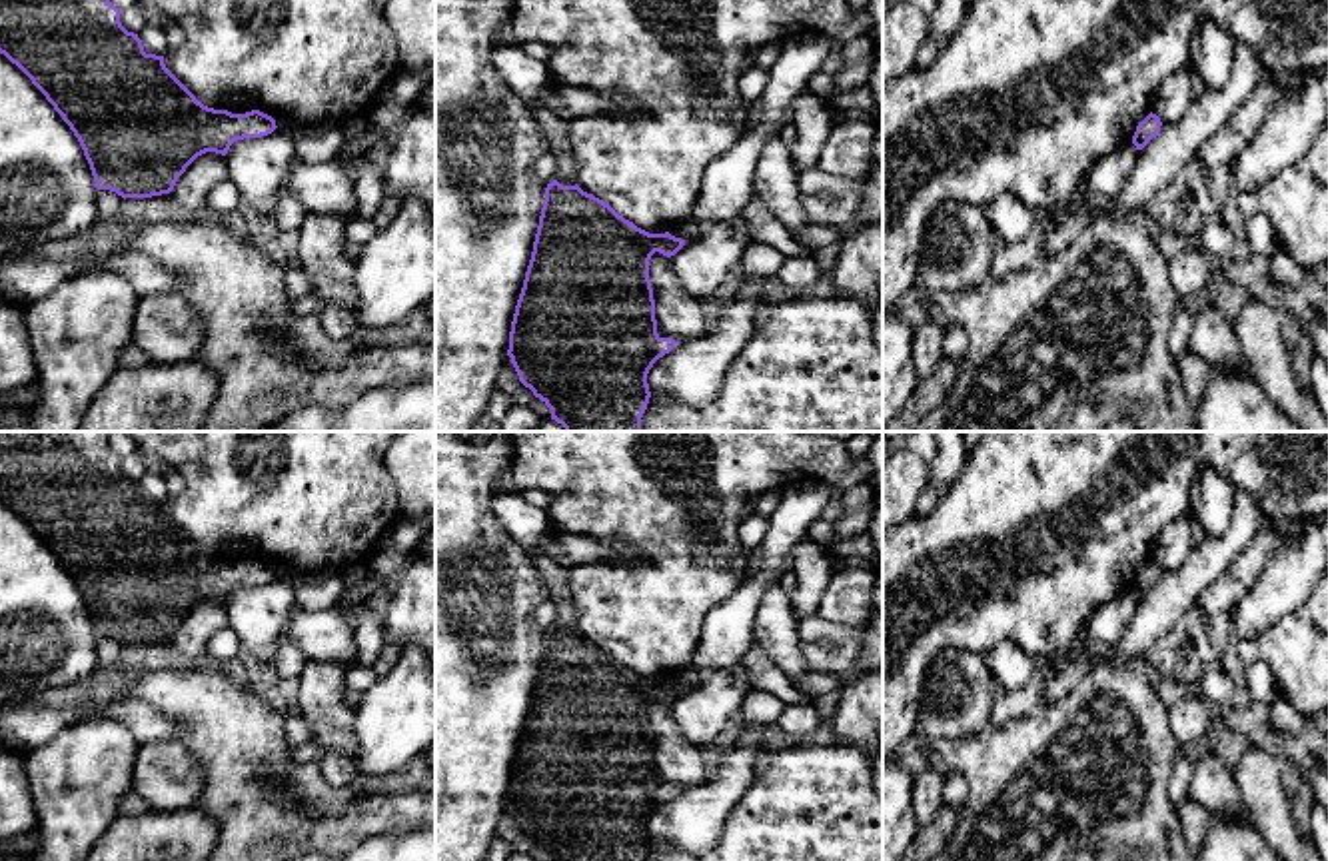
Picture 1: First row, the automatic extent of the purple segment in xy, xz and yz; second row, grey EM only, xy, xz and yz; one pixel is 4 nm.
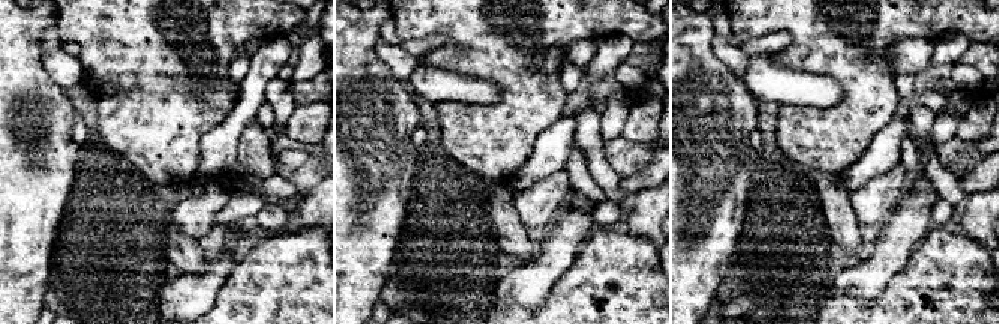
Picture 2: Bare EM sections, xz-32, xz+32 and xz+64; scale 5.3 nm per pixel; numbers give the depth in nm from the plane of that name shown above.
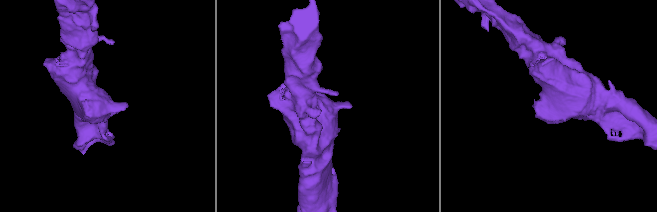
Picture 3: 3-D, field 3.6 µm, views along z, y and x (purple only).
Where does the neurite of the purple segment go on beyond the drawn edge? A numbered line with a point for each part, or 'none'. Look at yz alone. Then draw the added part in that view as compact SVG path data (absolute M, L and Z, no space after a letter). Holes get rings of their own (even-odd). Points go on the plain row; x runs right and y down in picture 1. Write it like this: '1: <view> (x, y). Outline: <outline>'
none

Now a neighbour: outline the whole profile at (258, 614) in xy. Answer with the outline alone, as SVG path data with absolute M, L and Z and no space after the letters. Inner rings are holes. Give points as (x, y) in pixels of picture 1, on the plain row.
M280 575L262 585L236 587L224 605L240 645L270 655L298 609L292 585Z

